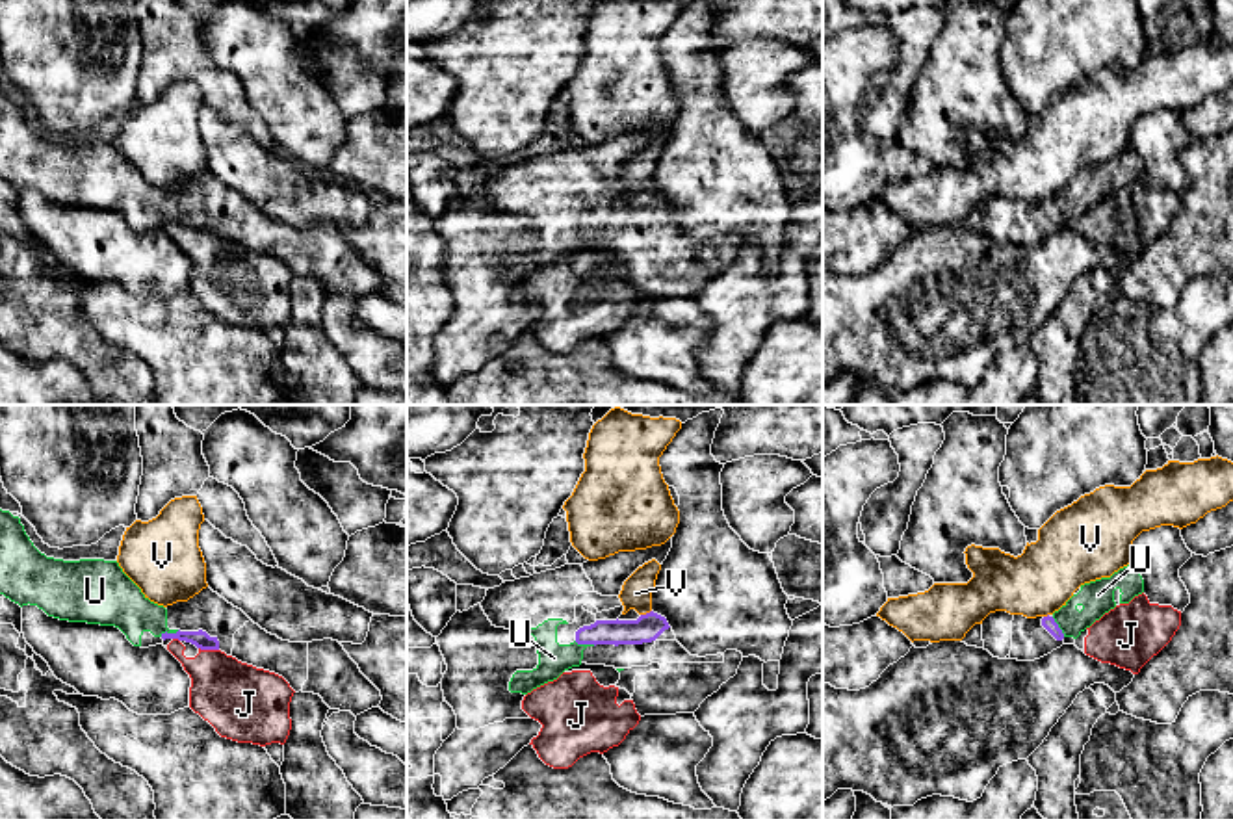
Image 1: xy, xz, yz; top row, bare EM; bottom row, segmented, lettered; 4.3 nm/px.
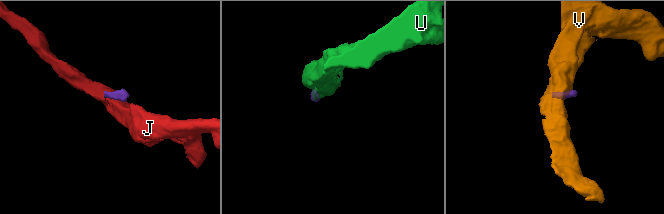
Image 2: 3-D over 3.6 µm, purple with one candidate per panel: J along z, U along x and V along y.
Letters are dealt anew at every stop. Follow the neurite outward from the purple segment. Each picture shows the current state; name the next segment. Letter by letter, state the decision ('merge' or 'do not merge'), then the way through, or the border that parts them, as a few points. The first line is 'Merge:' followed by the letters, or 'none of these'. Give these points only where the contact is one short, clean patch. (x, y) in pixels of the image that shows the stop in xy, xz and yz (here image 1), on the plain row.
Merge: U
J: do not merge; border along xy (199, 231), (218, 234)
U: merge
V: do not merge; border along xz (650, 194), (641, 199)

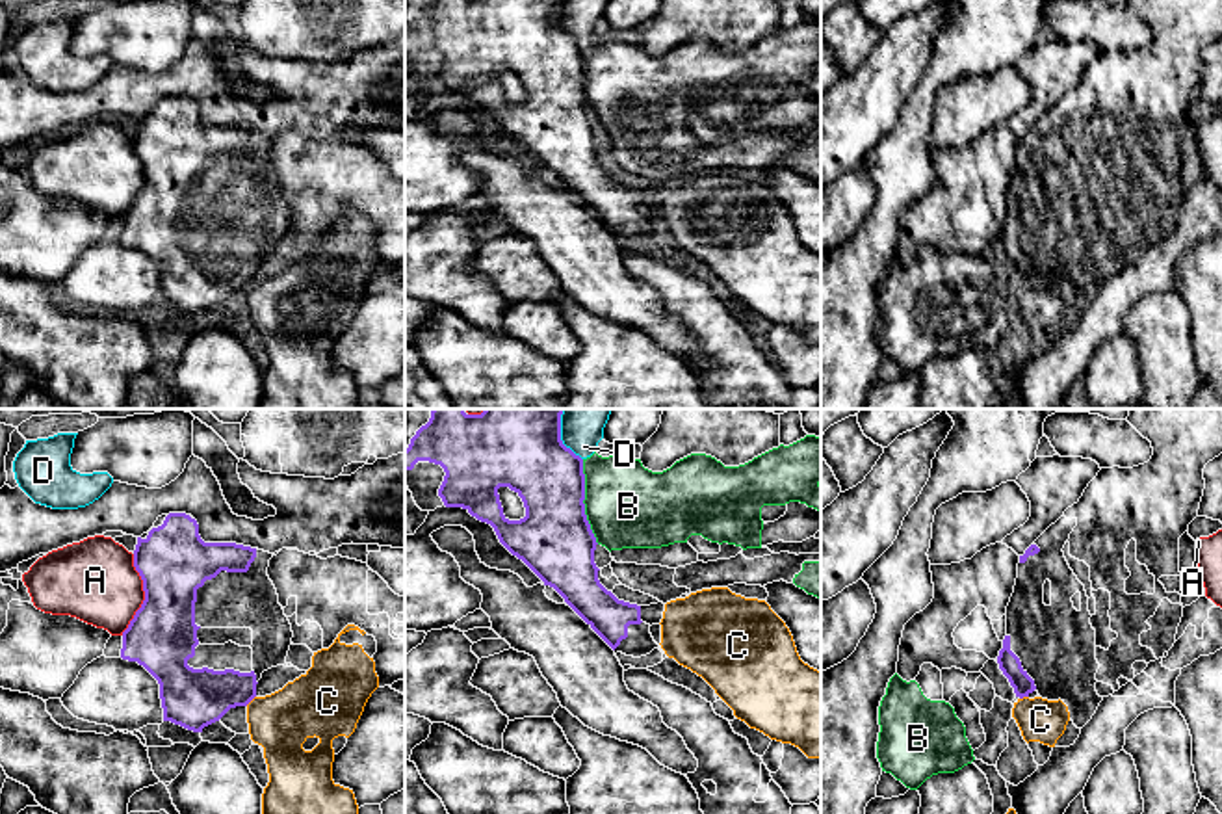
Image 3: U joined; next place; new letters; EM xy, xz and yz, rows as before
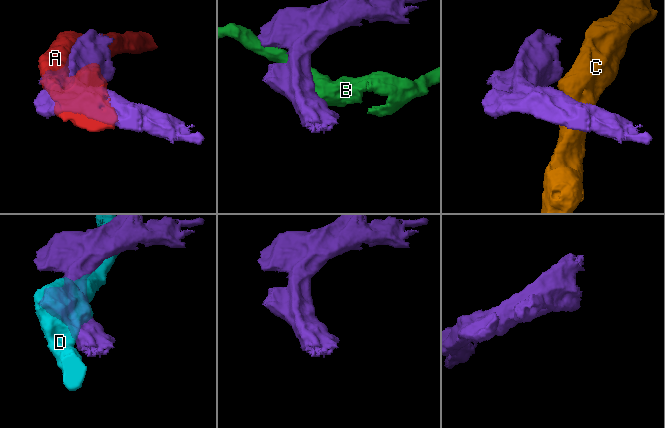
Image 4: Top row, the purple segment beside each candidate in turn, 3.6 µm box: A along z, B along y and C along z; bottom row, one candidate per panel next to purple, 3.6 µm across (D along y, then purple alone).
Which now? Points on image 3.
Merge: none of these
A: do not merge
B: do not merge
C: do not merge; border along xy (255, 279), (246, 288)
D: do not merge

